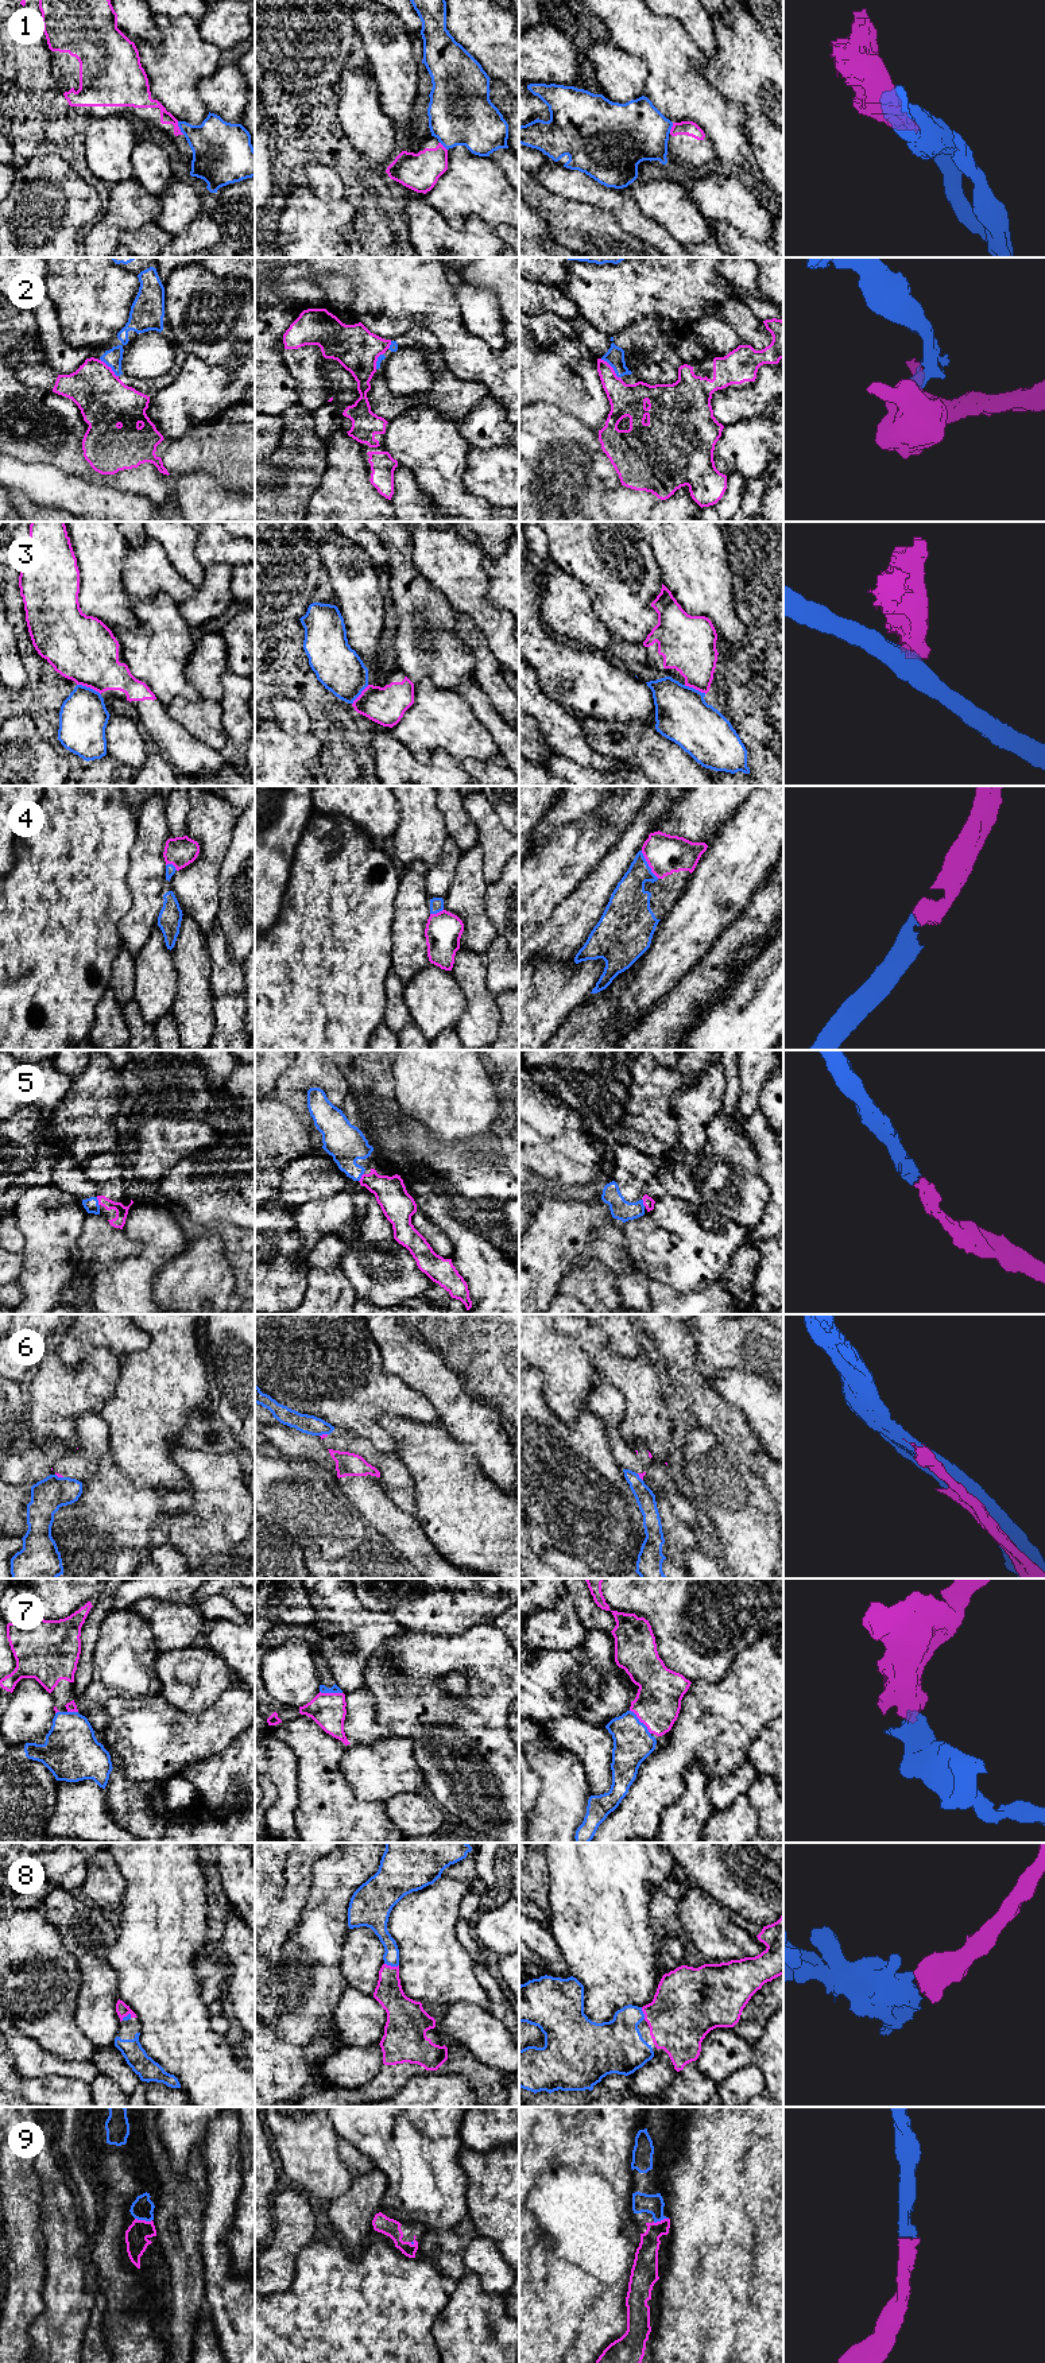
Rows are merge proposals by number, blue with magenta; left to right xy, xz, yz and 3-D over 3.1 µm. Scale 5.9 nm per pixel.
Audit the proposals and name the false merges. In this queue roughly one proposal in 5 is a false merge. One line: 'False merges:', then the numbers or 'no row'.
False merges: 1, 2, 3, 6

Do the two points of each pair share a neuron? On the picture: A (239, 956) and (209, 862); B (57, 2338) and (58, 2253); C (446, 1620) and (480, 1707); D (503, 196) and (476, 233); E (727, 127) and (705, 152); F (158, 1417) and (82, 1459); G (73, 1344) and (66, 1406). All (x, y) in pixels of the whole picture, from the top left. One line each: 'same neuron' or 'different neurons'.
A: different neurons
B: same neuron
C: different neurons
D: different neurons
E: different neurons
F: different neurons
G: different neurons

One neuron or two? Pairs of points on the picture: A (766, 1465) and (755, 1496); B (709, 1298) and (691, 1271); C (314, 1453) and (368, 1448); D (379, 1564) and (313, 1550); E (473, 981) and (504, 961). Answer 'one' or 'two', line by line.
A: two
B: two
C: two
D: one
E: two

